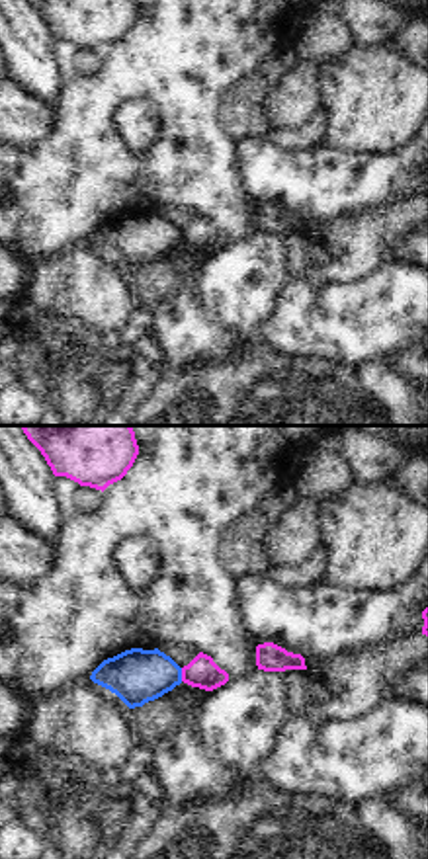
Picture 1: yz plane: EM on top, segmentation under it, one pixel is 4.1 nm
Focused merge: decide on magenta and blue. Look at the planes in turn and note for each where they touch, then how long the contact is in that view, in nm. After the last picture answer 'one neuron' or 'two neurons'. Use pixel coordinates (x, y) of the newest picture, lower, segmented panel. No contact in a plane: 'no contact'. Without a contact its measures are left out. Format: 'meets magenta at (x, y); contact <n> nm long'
meets magenta at (182, 674); contact 60 nm long

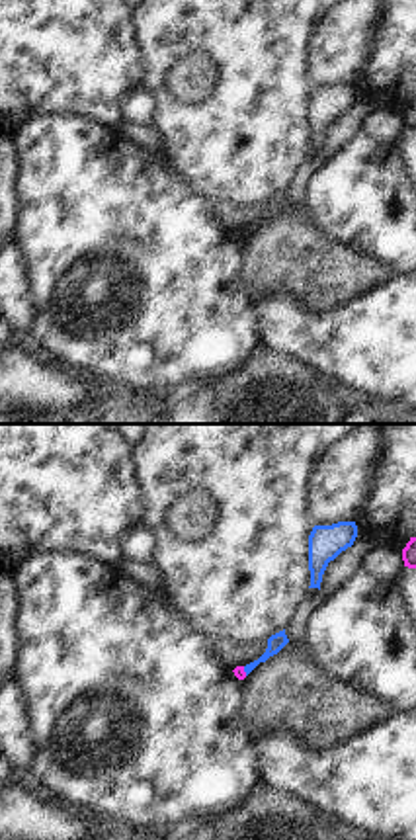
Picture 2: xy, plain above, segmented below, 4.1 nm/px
meets magenta at (243, 671); contact 40 nm long

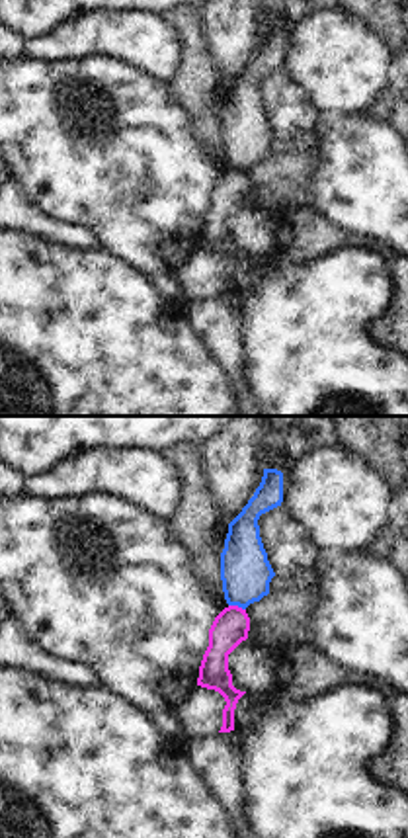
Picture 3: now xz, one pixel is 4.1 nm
meets magenta at (237, 606); contact 80 nm long

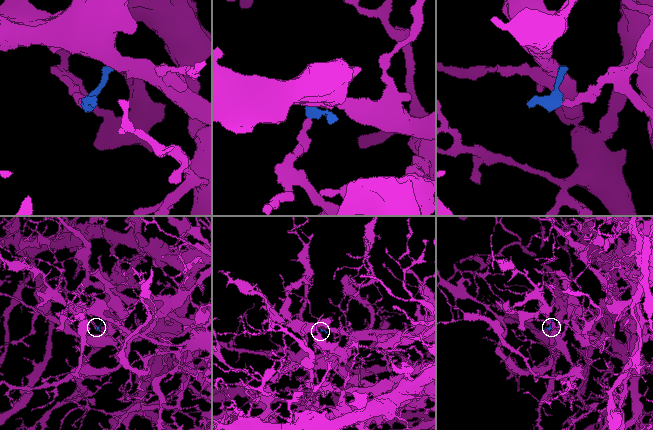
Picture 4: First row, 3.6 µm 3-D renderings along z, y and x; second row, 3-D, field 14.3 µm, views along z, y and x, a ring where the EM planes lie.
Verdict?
two neurons

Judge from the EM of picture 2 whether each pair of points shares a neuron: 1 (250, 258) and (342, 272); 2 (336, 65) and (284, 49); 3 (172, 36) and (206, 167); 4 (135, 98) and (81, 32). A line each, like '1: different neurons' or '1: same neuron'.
1: same neuron
2: different neurons
3: same neuron
4: different neurons

